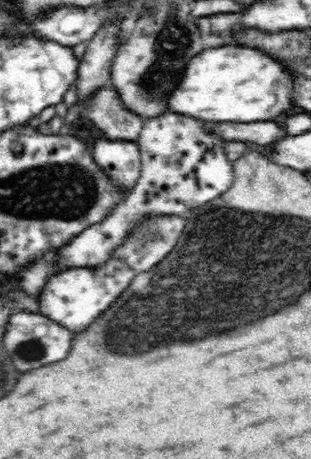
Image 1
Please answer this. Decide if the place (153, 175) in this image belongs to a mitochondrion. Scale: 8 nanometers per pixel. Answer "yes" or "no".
no

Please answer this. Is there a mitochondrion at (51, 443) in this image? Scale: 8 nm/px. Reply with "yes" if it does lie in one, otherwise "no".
no

